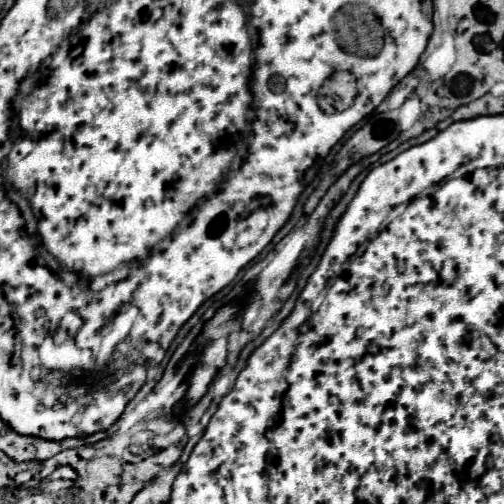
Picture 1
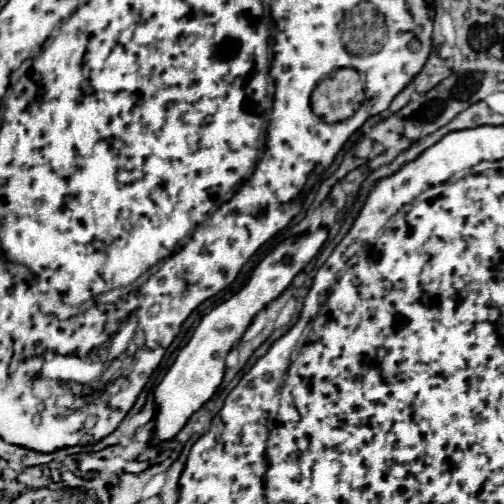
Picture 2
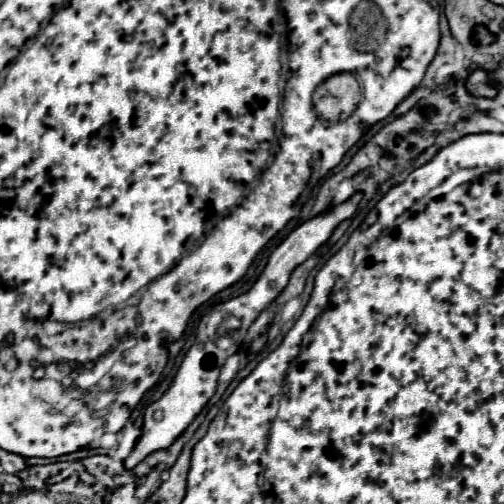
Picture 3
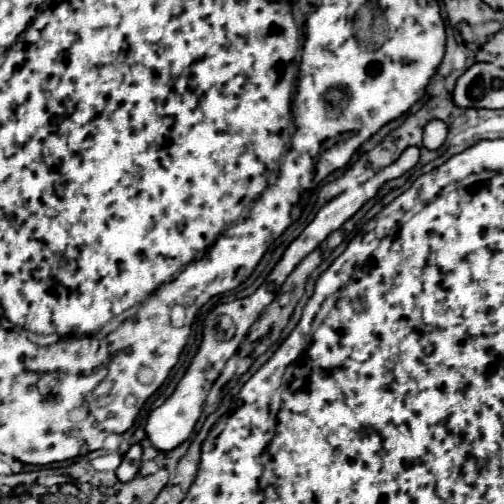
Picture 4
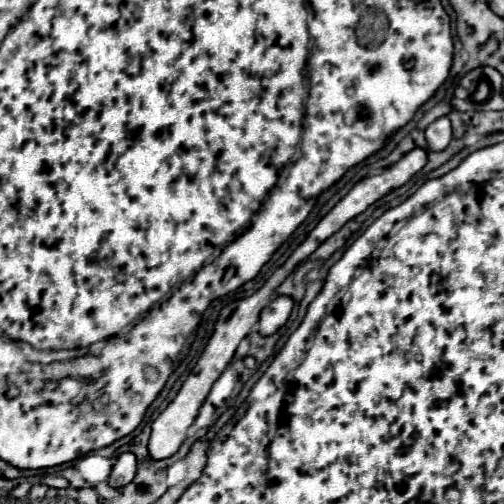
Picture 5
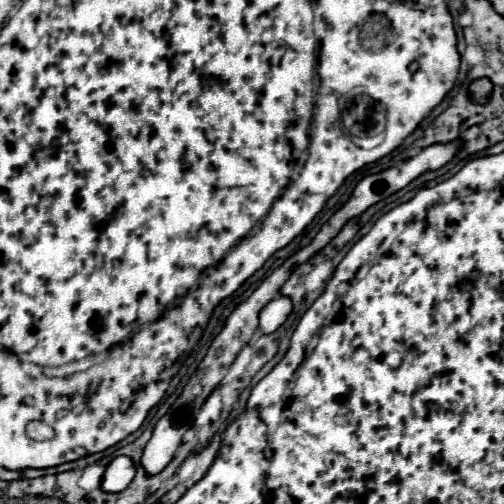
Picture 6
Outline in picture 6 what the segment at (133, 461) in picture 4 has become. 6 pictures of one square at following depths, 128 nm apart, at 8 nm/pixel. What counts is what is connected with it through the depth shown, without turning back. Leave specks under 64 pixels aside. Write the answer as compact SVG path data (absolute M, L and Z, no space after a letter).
M118 456L108 464L108 468L102 476L100 488L104 492L122 492L132 482L134 474L136 474L136 470L134 470L132 460L126 456Z

